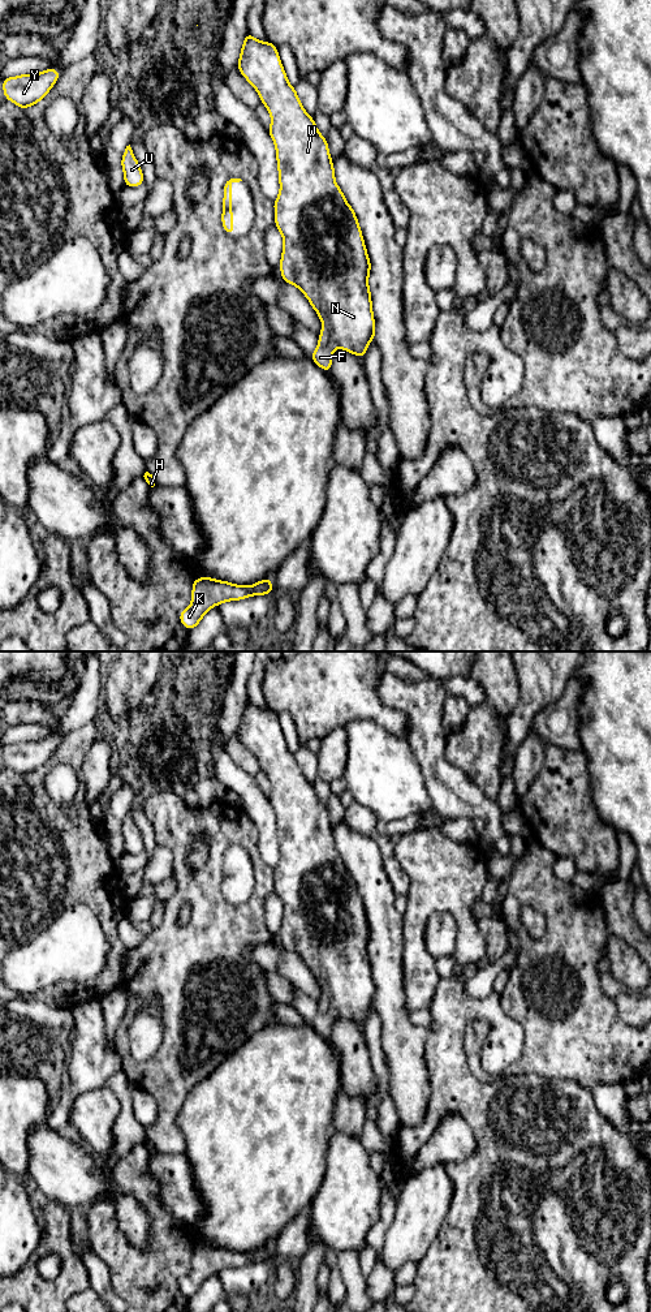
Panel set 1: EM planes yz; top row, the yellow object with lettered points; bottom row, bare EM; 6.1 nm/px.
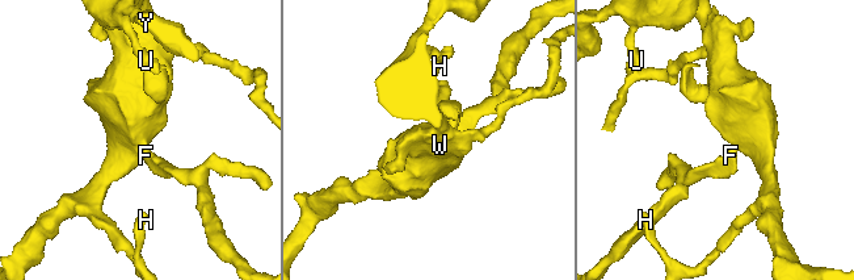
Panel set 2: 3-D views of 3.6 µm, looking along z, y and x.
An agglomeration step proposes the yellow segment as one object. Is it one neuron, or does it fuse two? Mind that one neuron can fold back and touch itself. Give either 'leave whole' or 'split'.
leave whole

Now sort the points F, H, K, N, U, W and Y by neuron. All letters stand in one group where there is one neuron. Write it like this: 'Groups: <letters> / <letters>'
Groups: F H K N U W Y

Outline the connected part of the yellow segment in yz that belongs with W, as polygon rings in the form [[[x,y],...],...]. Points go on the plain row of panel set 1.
[[[247,698],[237,735],[258,758],[272,786],[267,799],[275,810],[280,849],[279,864],[273,869],[275,892],[284,907],[279,934],[283,947],[306,963],[322,988],[318,1014],[309,1024],[329,1041],[335,1015],[363,1027],[368,1010],[375,1007],[368,955],[371,928],[357,882],[336,851],[327,806],[289,750],[277,714],[270,707],[258,707]]]

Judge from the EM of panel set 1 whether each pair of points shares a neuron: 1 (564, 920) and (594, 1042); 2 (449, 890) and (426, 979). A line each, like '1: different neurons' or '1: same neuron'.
1: same neuron
2: same neuron

